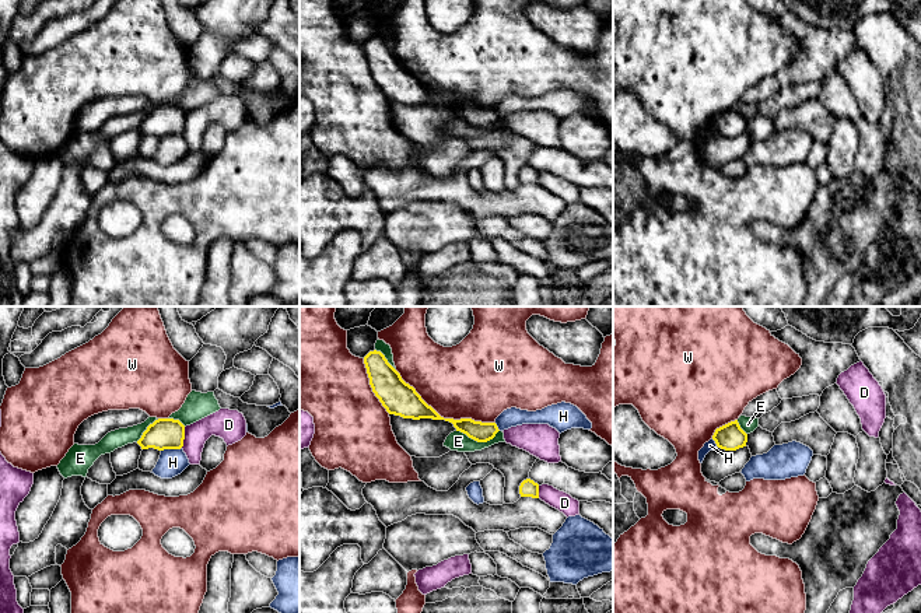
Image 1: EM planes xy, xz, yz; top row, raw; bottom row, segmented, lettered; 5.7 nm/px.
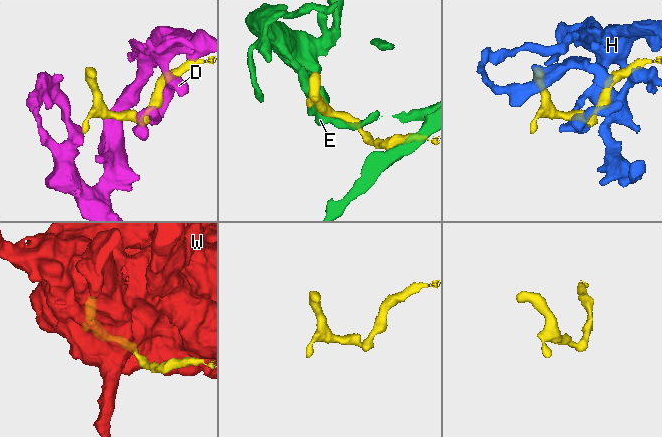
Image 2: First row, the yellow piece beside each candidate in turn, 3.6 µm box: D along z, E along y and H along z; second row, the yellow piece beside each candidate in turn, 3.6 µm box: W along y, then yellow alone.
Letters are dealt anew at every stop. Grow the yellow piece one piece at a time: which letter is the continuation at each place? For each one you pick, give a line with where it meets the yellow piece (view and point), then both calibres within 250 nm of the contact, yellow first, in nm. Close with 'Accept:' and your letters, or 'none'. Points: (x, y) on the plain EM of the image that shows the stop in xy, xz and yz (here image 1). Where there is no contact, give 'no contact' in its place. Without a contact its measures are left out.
H: xy (171, 135) | 180/160 nm
Accept: H

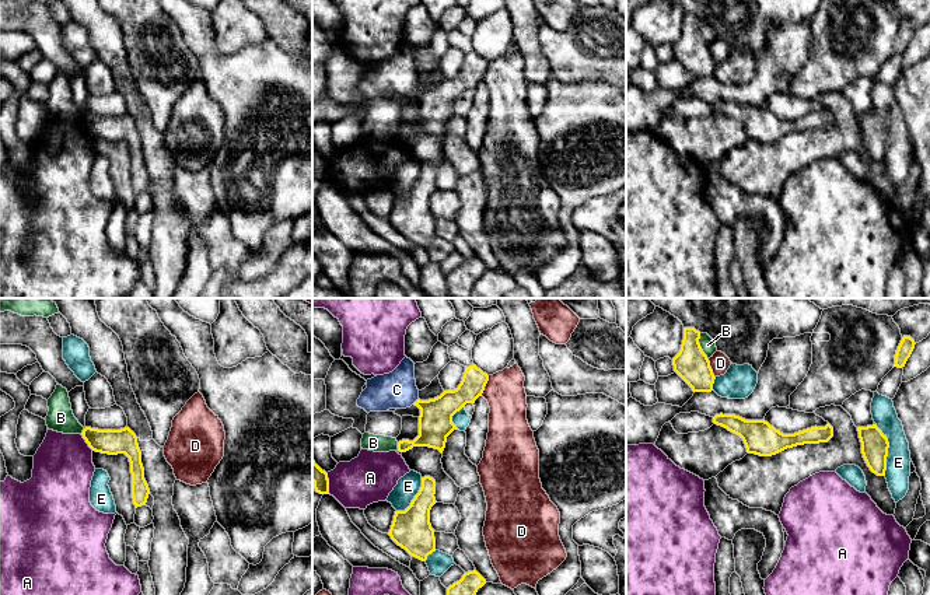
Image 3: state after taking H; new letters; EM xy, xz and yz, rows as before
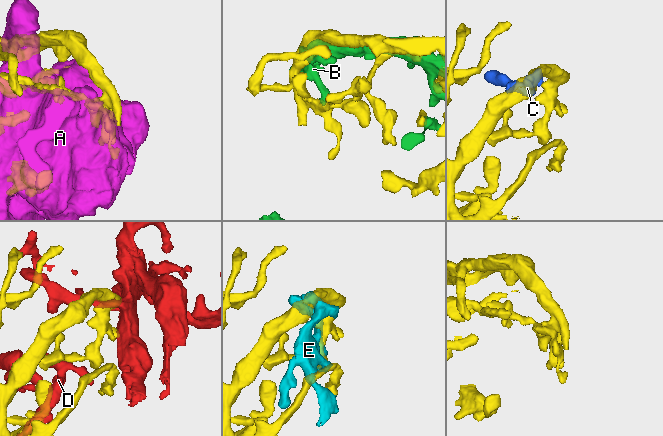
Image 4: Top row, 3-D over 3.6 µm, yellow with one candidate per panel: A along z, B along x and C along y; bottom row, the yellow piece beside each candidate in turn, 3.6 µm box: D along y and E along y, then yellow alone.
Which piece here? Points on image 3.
C: xz (416, 87) | 190/220 nm
Accept: C

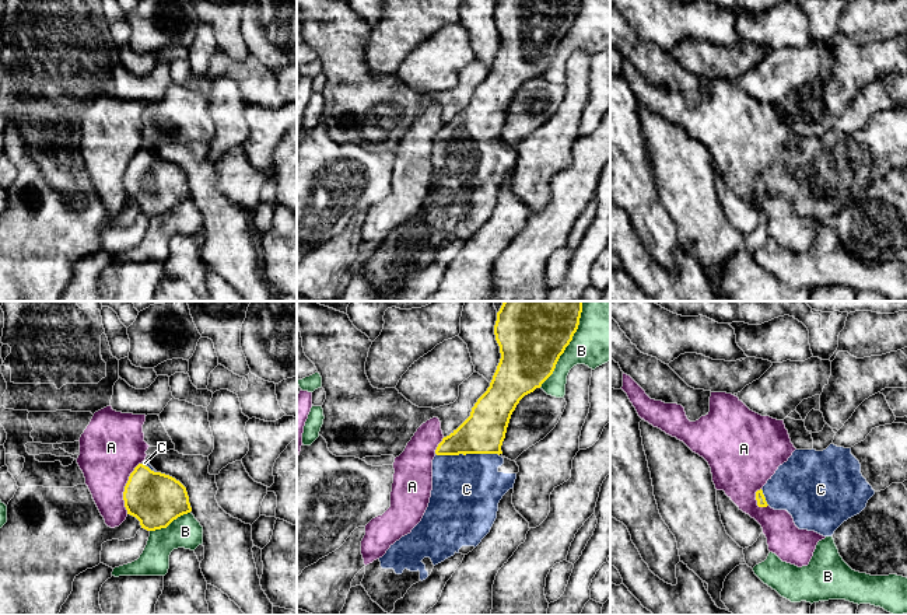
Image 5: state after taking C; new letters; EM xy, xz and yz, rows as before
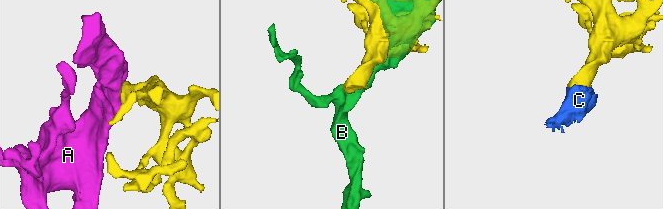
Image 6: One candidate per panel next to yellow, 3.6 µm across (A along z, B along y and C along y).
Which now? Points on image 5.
C: xz (468, 139) | 240/400 nm
Accept: C

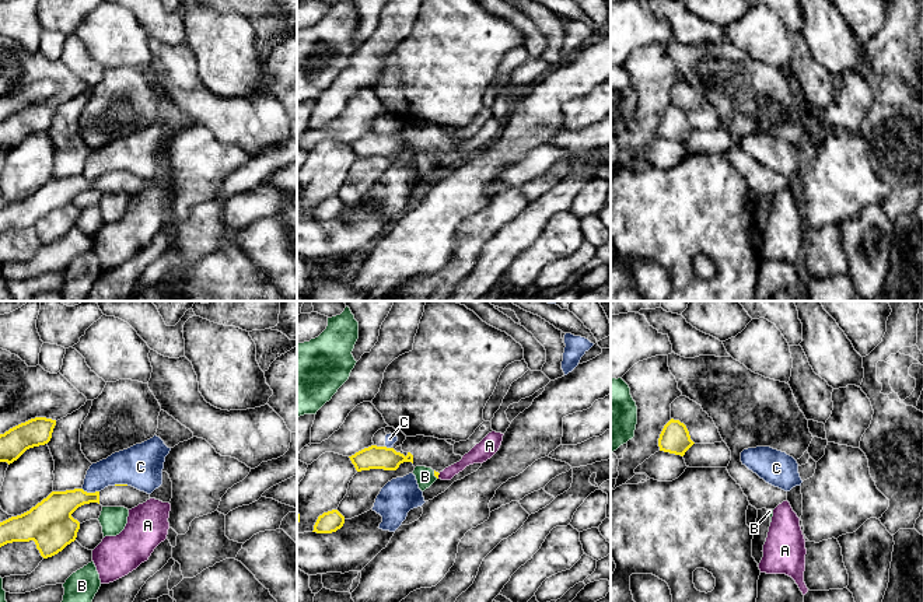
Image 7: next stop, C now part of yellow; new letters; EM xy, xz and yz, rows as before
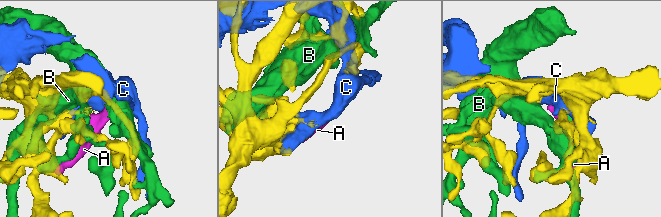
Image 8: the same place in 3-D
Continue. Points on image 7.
Accept: none

